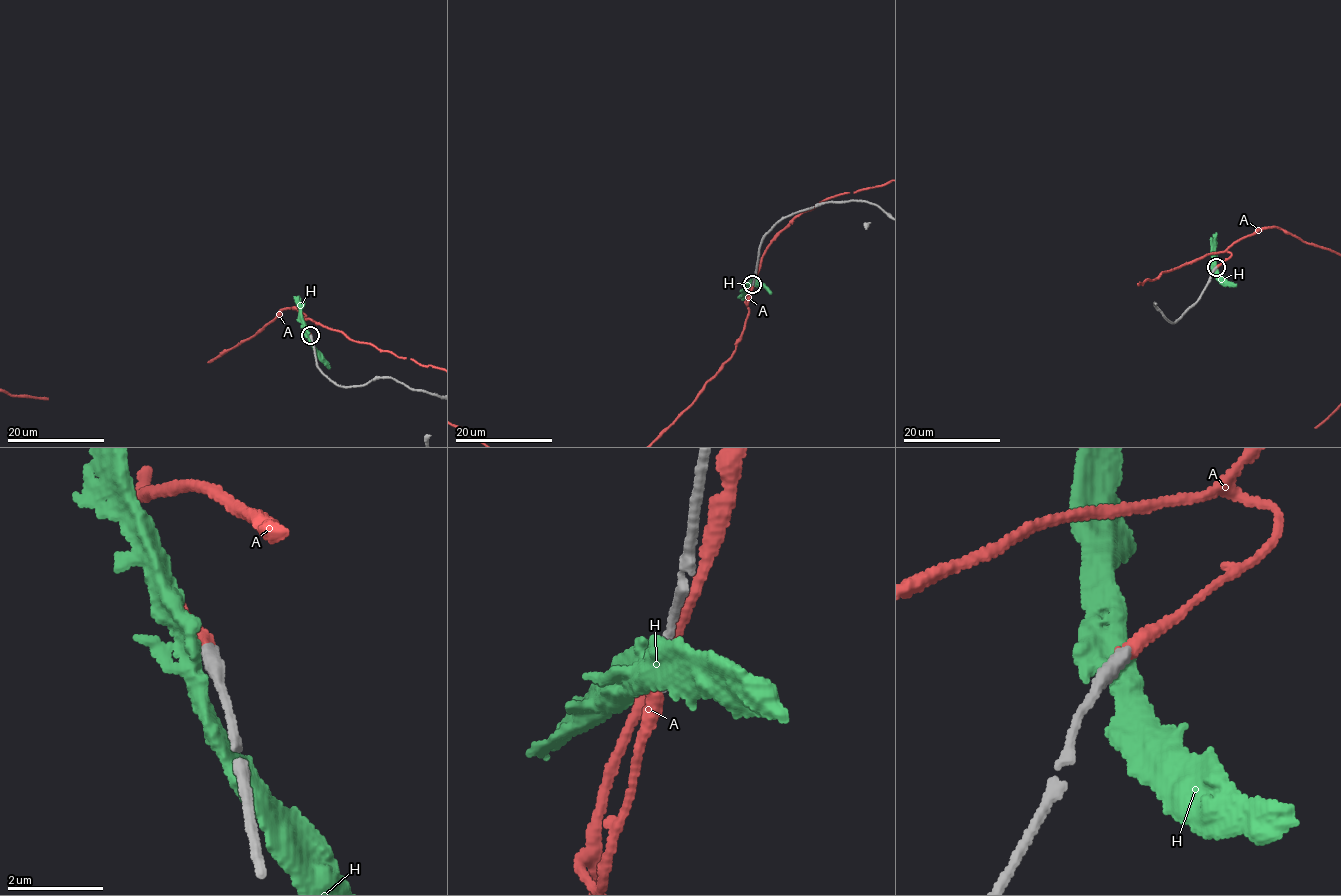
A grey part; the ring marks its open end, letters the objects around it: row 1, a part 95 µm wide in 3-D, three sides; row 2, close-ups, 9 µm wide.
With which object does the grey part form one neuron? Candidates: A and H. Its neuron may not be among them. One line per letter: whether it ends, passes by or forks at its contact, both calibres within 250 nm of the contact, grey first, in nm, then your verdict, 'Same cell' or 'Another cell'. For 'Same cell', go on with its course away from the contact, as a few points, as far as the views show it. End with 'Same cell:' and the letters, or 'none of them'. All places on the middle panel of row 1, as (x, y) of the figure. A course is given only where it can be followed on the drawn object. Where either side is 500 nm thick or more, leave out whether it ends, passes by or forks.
A: It ends there. Thickness 360 nm (grey) against 320 nm. Same cell
H: It forks there. Thickness 360 nm (grey) against 400 nm. Another cell
Same cell: A

